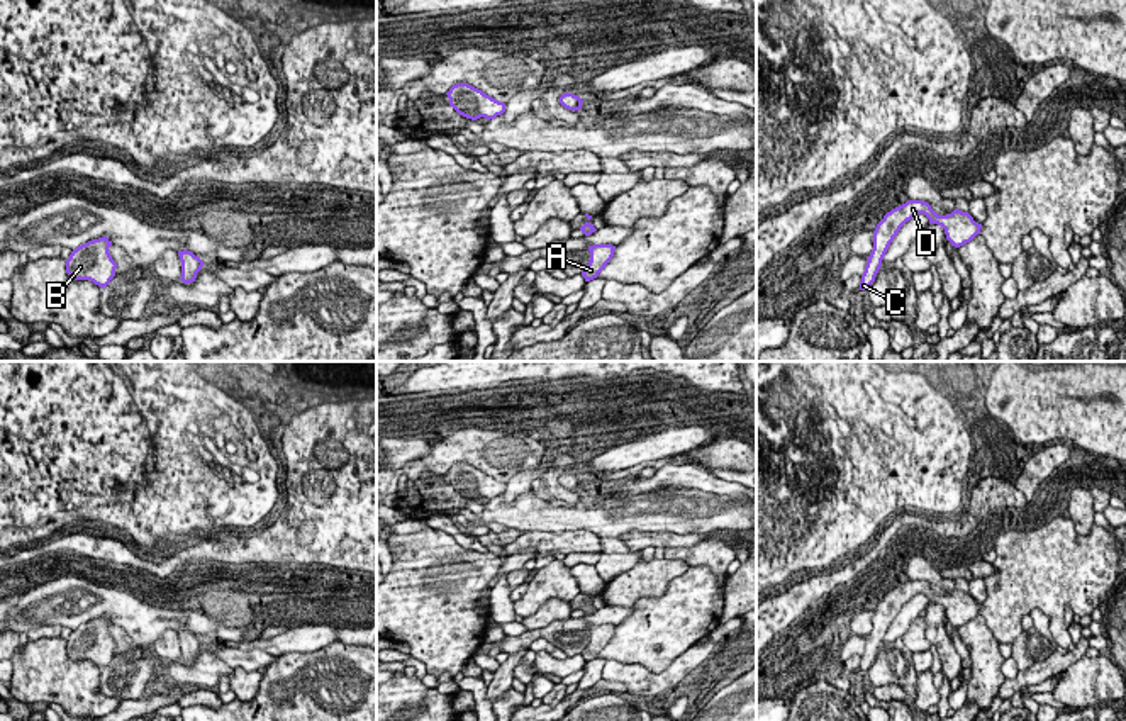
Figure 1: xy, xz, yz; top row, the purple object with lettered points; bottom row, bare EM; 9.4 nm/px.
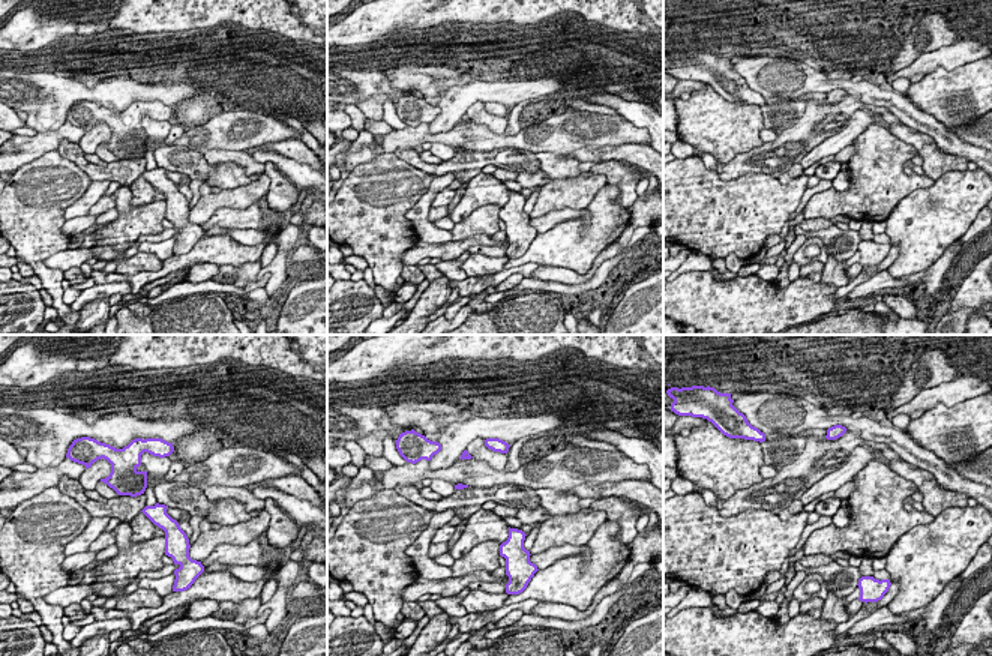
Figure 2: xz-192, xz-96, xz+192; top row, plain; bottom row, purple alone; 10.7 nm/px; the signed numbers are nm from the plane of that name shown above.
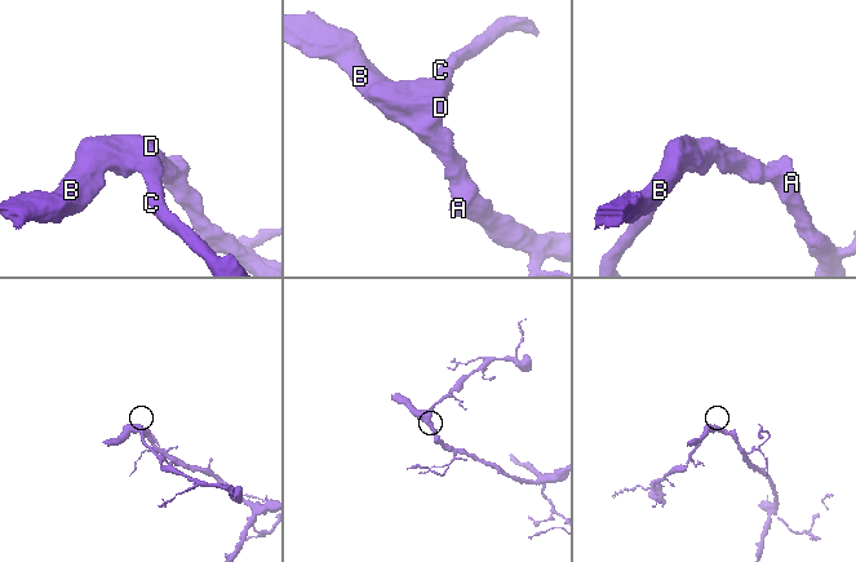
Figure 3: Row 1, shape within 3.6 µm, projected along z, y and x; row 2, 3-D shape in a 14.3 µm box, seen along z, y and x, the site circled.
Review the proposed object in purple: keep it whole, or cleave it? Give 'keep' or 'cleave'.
keep

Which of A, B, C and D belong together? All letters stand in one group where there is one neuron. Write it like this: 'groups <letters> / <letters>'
groups A B C D

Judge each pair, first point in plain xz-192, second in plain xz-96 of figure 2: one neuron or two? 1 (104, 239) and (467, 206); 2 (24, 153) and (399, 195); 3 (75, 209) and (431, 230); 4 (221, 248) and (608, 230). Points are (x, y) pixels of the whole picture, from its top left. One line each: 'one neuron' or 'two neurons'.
1: two neurons
2: two neurons
3: one neuron
4: one neuron

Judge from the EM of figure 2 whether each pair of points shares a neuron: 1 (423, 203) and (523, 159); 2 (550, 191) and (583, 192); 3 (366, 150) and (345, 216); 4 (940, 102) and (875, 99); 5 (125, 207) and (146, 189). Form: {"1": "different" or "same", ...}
{"1": "different", "2": "same", "3": "different", "4": "different", "5": "different"}

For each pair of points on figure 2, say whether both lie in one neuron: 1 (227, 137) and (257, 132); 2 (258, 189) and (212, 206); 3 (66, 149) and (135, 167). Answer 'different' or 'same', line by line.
1: same
2: same
3: same

